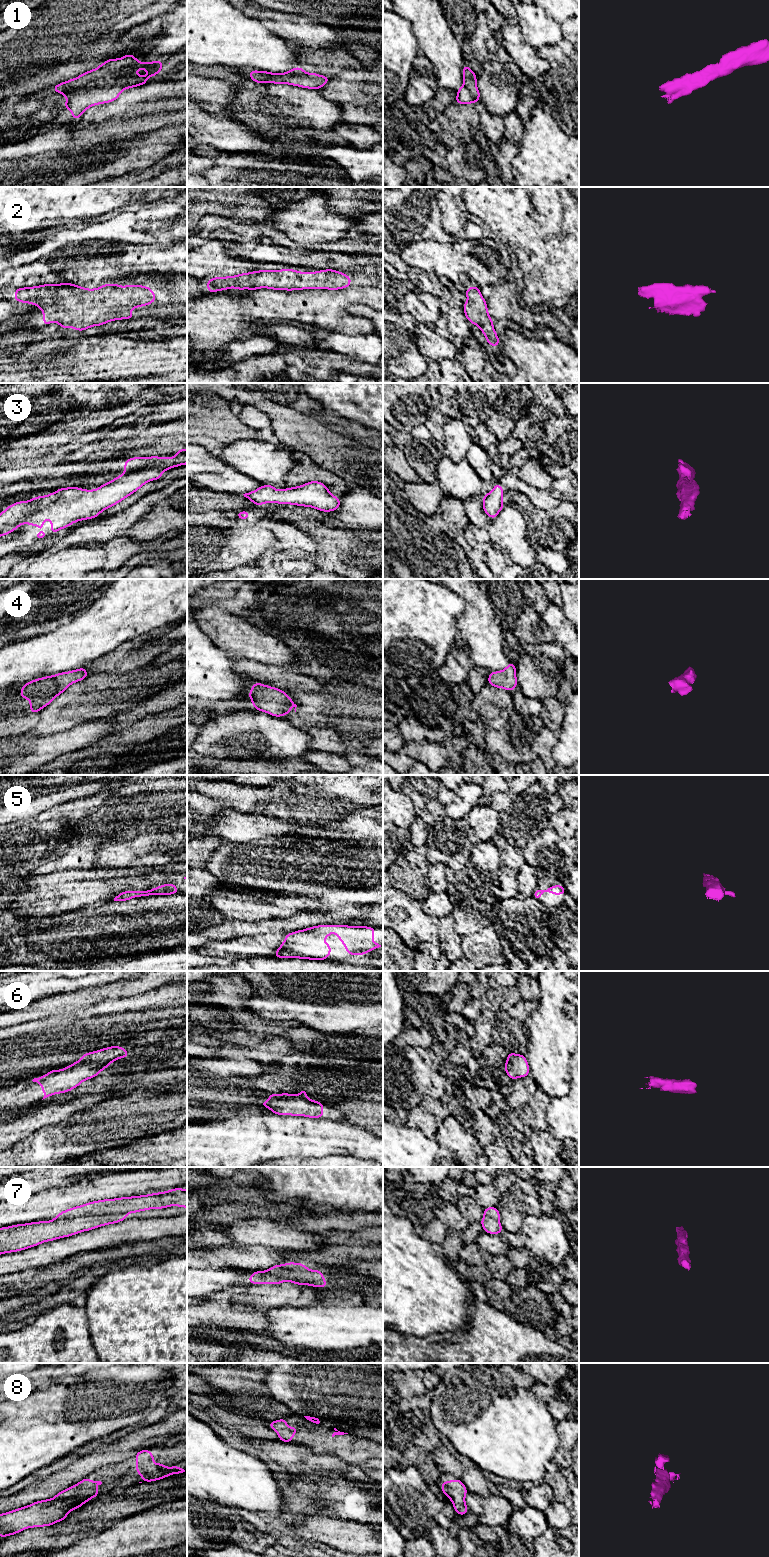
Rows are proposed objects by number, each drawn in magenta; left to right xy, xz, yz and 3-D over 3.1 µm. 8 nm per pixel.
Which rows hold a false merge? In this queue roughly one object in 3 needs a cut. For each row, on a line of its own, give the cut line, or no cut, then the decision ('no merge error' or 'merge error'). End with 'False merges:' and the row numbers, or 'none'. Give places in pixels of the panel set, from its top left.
1: no cut; no merge error
2: no cut; no merge error
3: no cut; no merge error
4: no cut; no merge error
5: no cut; no merge error
6: no cut; no merge error
7: no cut; no merge error
8: no cut; no merge error
False merges: none

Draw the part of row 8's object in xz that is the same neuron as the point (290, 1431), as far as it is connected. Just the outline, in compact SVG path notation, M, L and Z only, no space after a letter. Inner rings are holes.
M286 1418L279 1419L273 1422L269 1422L268 1426L275 1430L279 1436L279 1441L282 1442L292 1442L292 1437L295 1436L296 1432L299 1430L297 1427L289 1427L286 1422Z

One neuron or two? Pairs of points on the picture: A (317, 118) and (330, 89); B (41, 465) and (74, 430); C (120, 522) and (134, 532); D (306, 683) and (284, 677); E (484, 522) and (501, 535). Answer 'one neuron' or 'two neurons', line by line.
A: two neurons
B: two neurons
C: two neurons
D: one neuron
E: two neurons

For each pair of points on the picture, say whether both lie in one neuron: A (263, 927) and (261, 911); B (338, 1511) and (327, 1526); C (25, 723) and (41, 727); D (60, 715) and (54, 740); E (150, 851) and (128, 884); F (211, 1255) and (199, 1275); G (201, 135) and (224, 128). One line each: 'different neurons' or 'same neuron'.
A: different neurons
B: different neurons
C: different neurons
D: different neurons
E: different neurons
F: different neurons
G: same neuron

